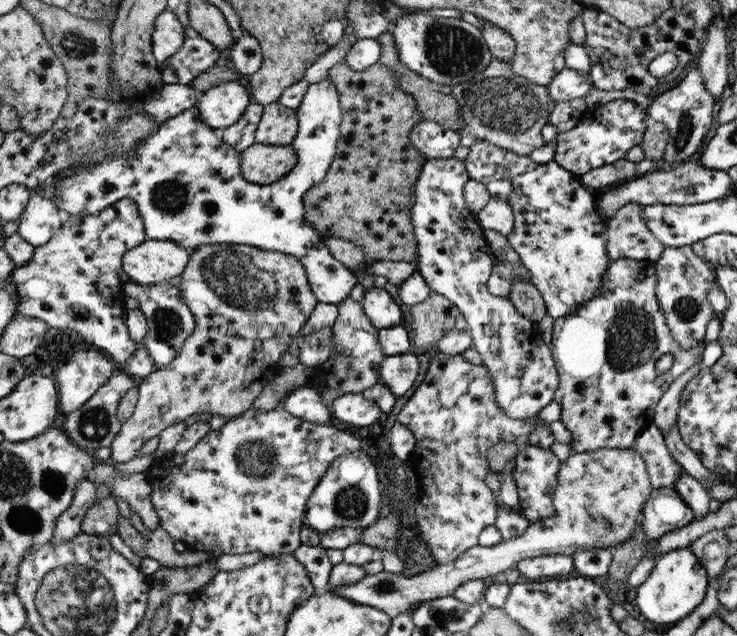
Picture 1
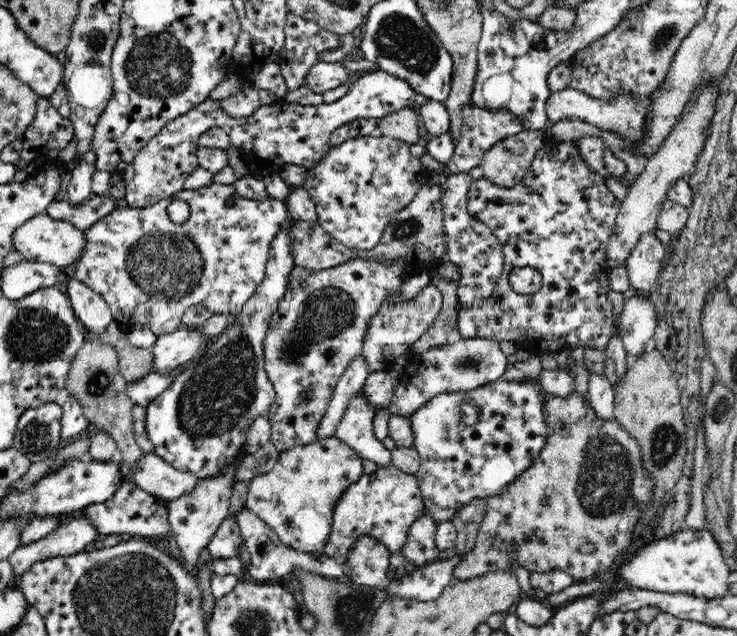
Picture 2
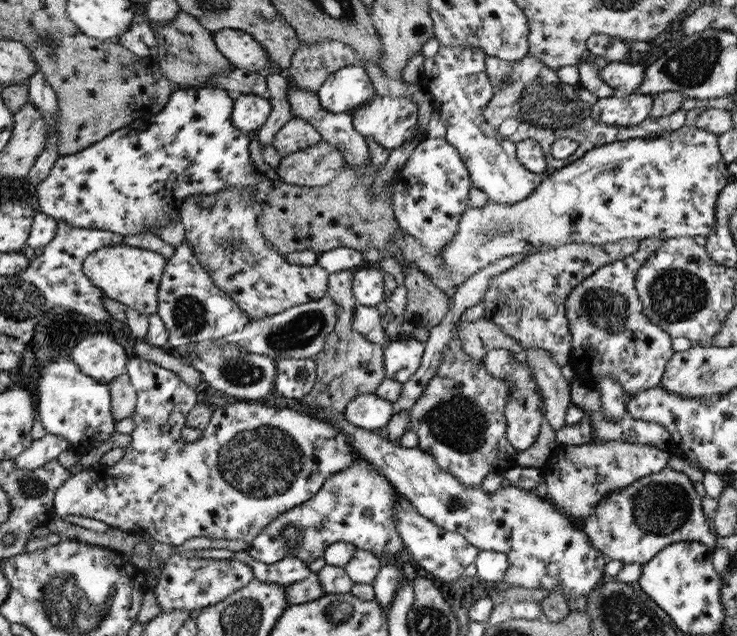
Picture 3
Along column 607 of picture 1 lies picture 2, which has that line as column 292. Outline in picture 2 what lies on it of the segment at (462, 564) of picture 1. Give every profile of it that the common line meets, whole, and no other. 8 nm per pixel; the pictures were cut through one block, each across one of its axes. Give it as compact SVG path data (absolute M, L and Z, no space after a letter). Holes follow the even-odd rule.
M337 437L318 439L302 447L282 451L276 465L267 473L255 476L249 482L245 507L263 520L293 550L304 553L323 551L332 528L332 516L350 484L356 483L364 474L363 459Z

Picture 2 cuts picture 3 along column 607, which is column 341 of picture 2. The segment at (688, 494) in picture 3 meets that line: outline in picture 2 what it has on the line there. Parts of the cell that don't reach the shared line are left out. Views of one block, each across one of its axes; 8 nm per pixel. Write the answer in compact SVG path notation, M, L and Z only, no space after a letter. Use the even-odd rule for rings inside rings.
M391 463L376 472L364 473L356 483L348 486L336 504L330 536L323 551L336 560L344 560L358 537L372 535L390 553L397 552L408 540L408 532L416 518L424 512L425 504L415 475L401 471Z

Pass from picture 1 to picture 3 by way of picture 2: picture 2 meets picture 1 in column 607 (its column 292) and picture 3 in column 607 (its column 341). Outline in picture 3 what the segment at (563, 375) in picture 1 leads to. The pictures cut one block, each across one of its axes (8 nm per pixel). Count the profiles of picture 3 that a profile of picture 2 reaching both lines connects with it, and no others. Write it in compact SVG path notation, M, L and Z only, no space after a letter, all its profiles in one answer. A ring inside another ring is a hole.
M642 239L634 254L608 262L593 272L566 297L566 318L572 334L572 348L568 365L574 368L574 377L582 380L584 386L599 387L600 380L610 376L621 384L626 395L634 396L660 383L668 360L674 356L672 337L668 331L650 323L644 313L644 305L635 289L635 276L646 259L660 248L664 240Z

